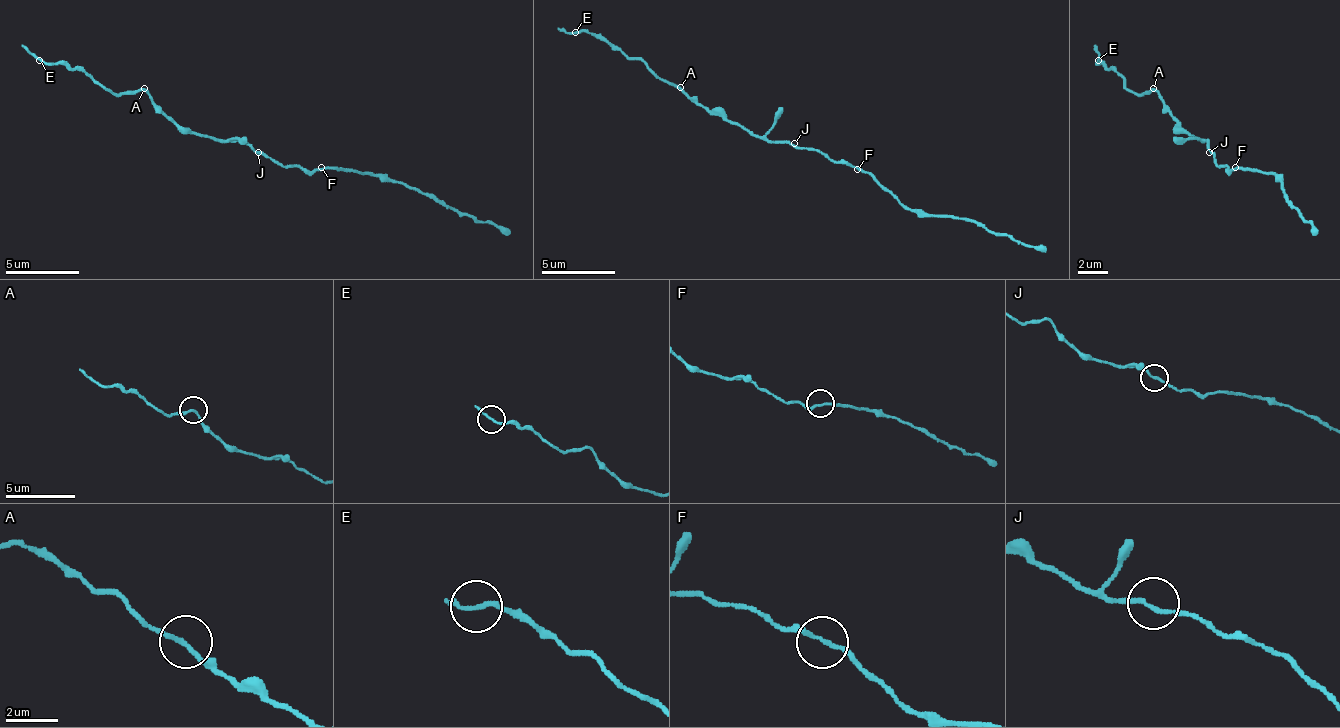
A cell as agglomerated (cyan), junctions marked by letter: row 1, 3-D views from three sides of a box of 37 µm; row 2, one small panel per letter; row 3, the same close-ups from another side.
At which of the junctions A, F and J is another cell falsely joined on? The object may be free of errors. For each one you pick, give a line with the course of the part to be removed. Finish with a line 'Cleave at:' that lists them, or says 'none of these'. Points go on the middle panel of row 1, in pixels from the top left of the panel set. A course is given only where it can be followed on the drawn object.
A: (679, 88), (586, 32), (557, 28)
Cleave at: A

